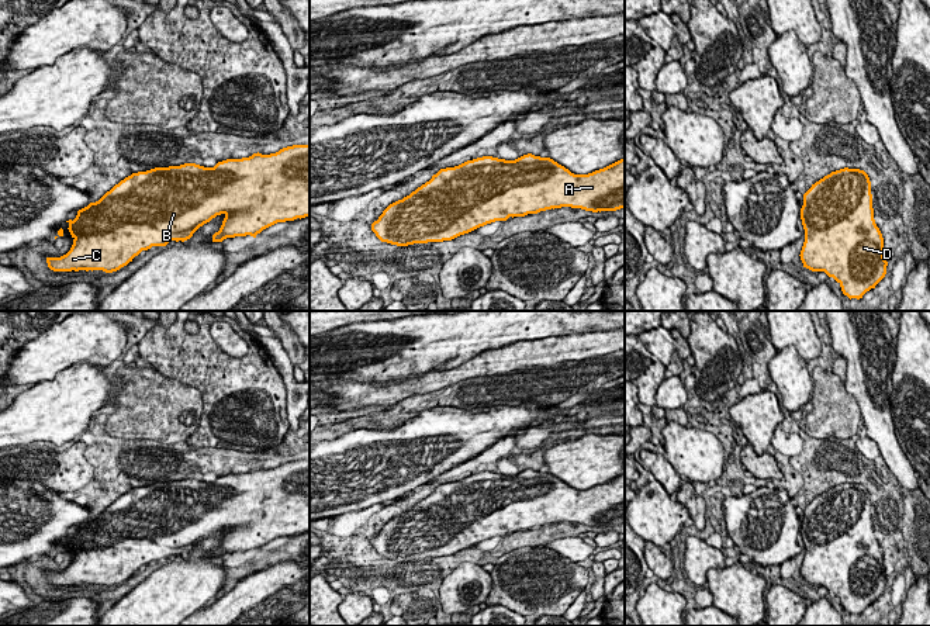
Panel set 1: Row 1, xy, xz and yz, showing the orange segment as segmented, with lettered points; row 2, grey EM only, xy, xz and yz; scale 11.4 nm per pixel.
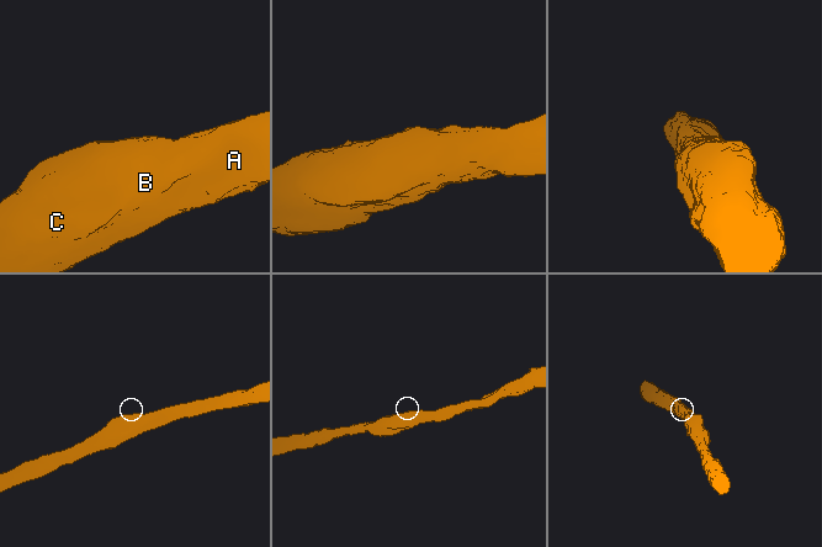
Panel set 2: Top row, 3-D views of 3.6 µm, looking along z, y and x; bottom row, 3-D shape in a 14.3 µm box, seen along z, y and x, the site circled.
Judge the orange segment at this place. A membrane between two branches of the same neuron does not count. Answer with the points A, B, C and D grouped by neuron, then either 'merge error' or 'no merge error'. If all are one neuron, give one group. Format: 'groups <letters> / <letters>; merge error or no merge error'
groups A B C D; no merge error

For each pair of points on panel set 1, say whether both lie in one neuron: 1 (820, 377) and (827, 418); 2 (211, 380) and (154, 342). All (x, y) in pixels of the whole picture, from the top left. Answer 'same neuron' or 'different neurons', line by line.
1: same neuron
2: same neuron

